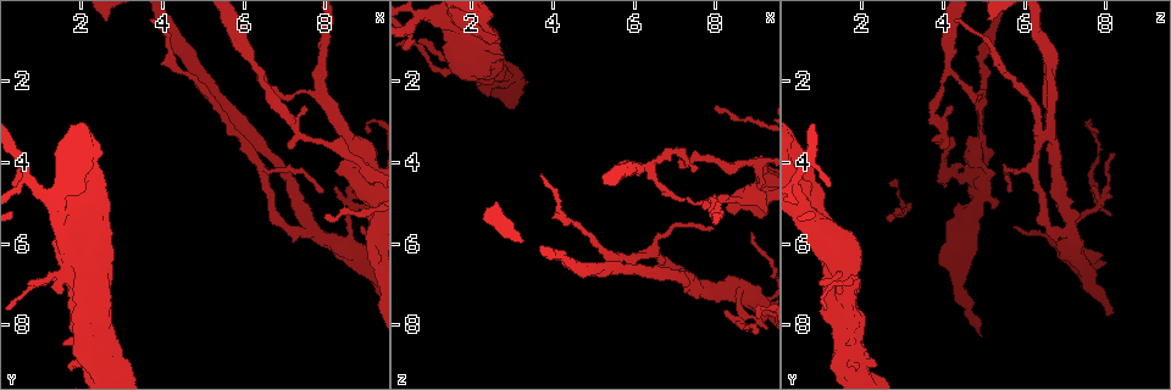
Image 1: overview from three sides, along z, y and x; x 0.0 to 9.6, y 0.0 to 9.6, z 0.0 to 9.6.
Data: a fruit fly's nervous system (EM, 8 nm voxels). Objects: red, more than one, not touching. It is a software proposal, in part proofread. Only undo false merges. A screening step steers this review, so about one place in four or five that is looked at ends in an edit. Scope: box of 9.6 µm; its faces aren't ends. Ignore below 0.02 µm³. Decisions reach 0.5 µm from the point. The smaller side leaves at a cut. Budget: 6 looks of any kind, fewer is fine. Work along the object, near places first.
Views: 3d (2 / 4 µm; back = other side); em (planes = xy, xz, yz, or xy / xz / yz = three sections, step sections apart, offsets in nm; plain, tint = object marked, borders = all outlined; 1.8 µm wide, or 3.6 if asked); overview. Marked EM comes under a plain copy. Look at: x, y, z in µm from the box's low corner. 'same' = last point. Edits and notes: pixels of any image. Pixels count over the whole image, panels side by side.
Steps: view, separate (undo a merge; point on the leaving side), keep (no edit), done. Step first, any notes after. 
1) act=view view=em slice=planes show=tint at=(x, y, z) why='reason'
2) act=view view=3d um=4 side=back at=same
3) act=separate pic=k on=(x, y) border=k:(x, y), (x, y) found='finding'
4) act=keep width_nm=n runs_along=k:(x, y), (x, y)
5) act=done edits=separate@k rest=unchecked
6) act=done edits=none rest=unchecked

act=view view=em slice=yz step=16 show=tint at=(6.55, 2.10, 4.00) why='calibre changes'

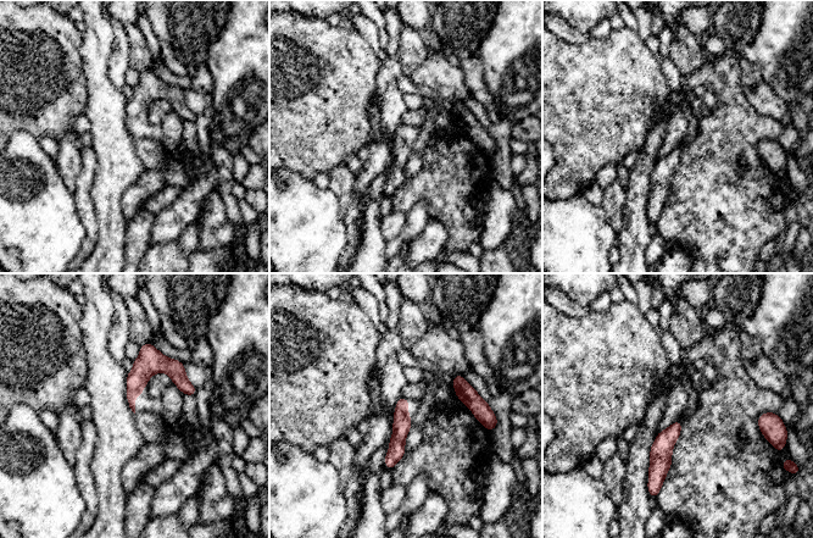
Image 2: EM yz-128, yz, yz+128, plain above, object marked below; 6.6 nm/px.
act=keep width_nm=50 runs_along=2:(402, 400), (400, 436), (388, 465) found='continuous, no second neuron'

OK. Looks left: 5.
act=view view=3d um=2 at=(0.95, 6.95, 1.50) why='touches itself'

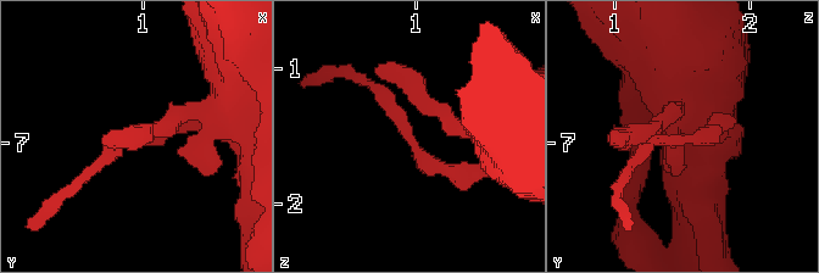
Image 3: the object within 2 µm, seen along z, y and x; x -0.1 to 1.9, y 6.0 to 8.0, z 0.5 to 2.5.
act=view view=em slice=yz step=16 show=tint at=(0.94, 6.98, 1.46)

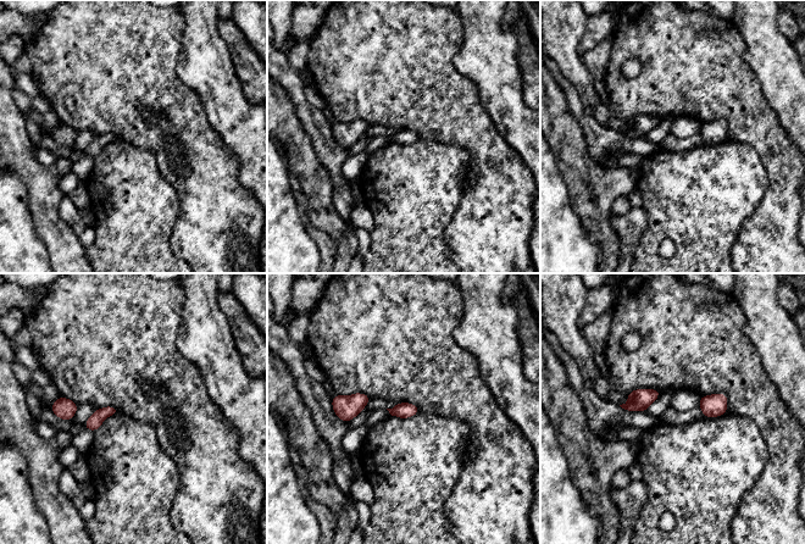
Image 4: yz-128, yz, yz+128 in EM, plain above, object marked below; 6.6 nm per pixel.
act=view view=em slice=planes show=borders at=same why='cut it another way'

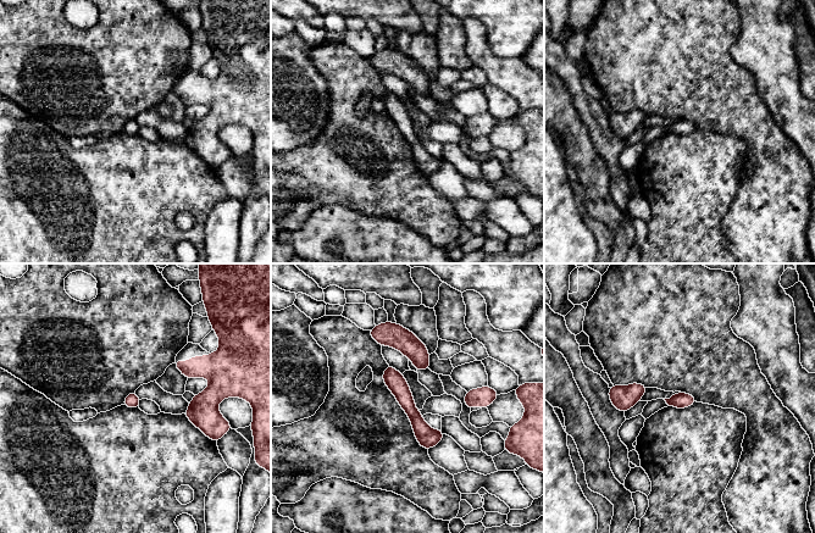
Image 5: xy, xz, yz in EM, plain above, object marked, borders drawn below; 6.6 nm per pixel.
act=keep runs_along=5:(388, 370), (417, 423), (432, 443) found='one neuron here'

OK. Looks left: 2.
act=view view=em slice=planes show=borders at=(6.20, 3.90, 6.25) why='touches itself'

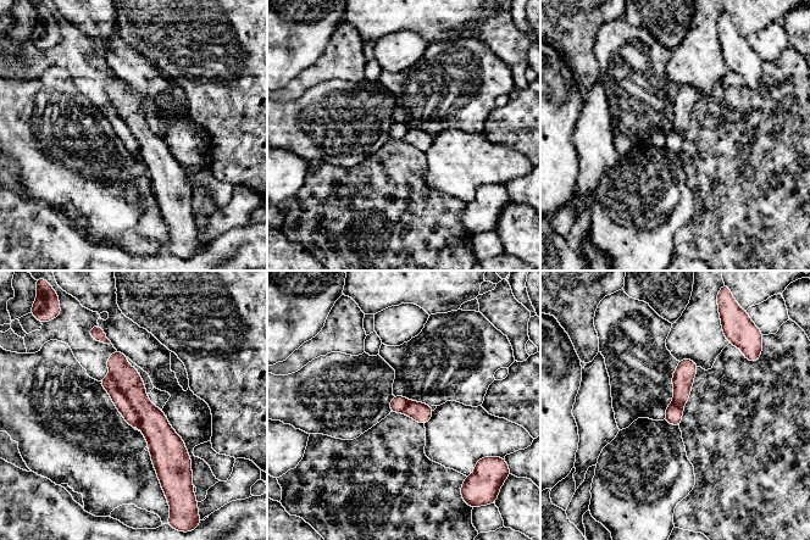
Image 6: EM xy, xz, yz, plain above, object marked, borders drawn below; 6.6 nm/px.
act=separate pic=6 on=(154, 424) width_nm=130 found='a second neuron is stuck on'

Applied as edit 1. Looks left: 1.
act=done edits=separate@6 rest=unchecked

